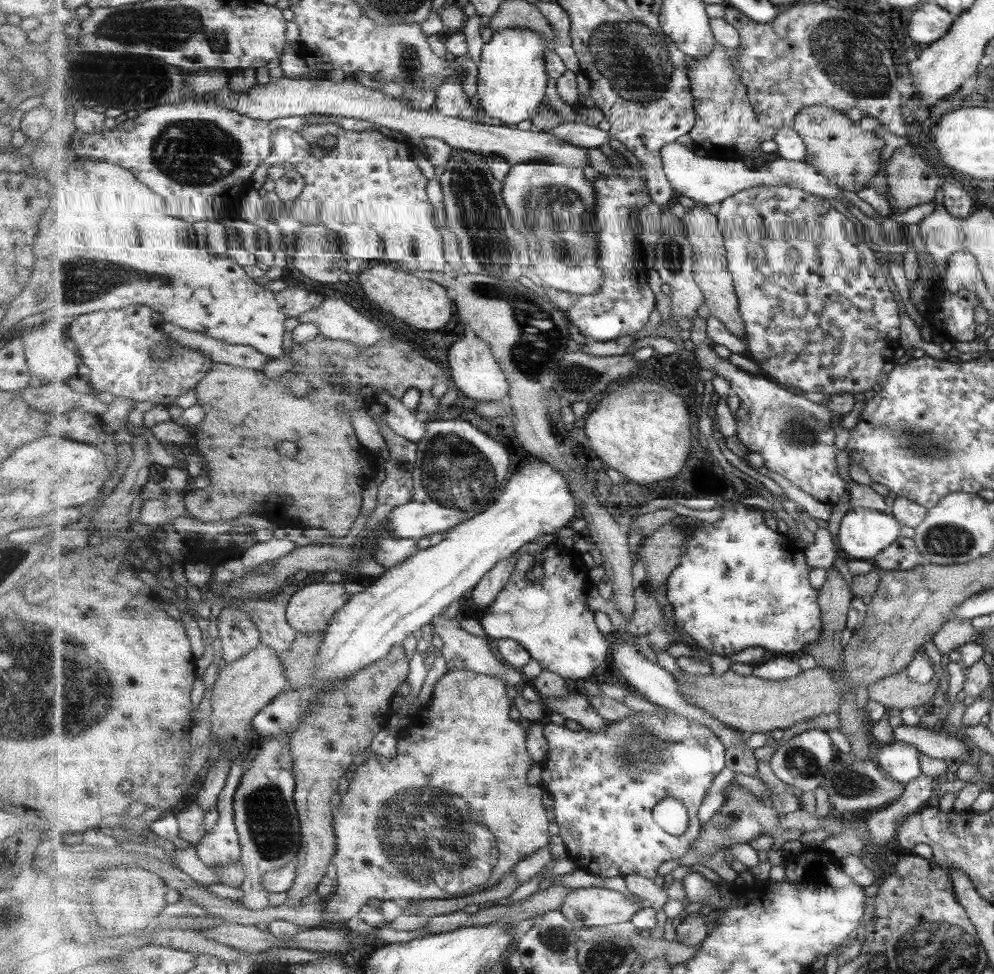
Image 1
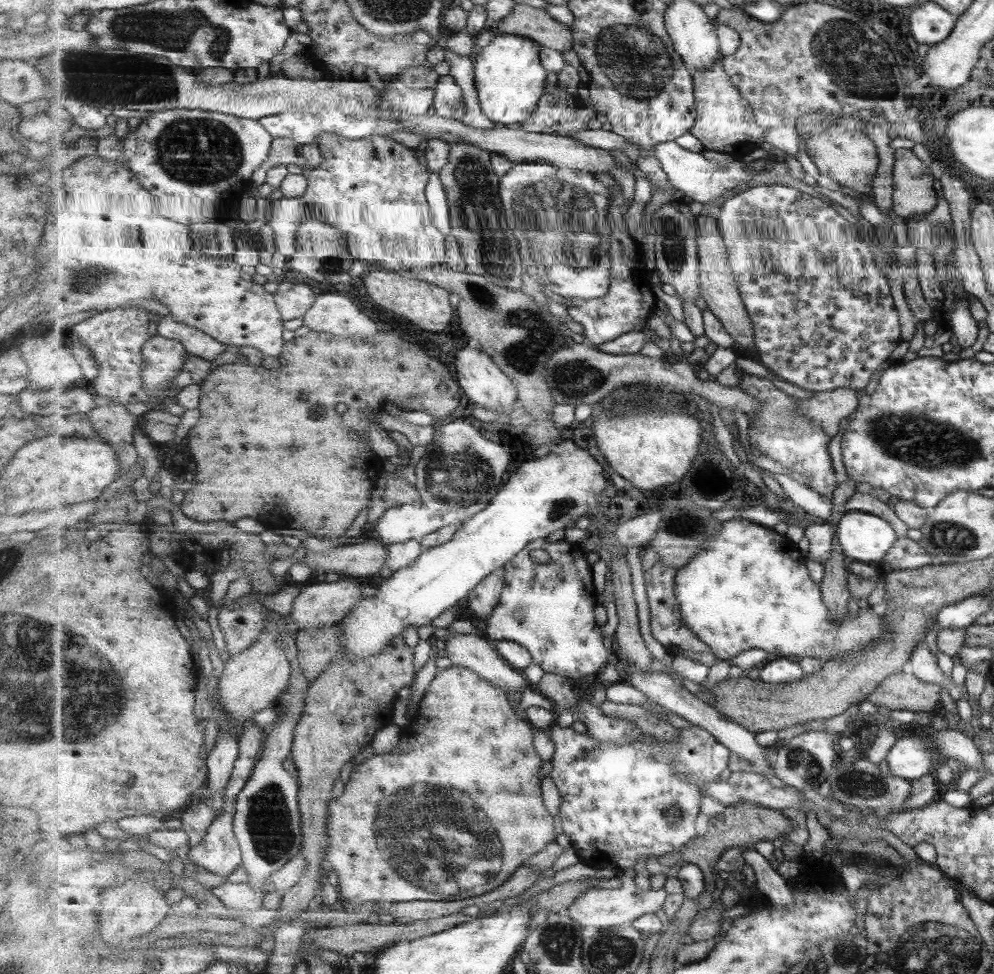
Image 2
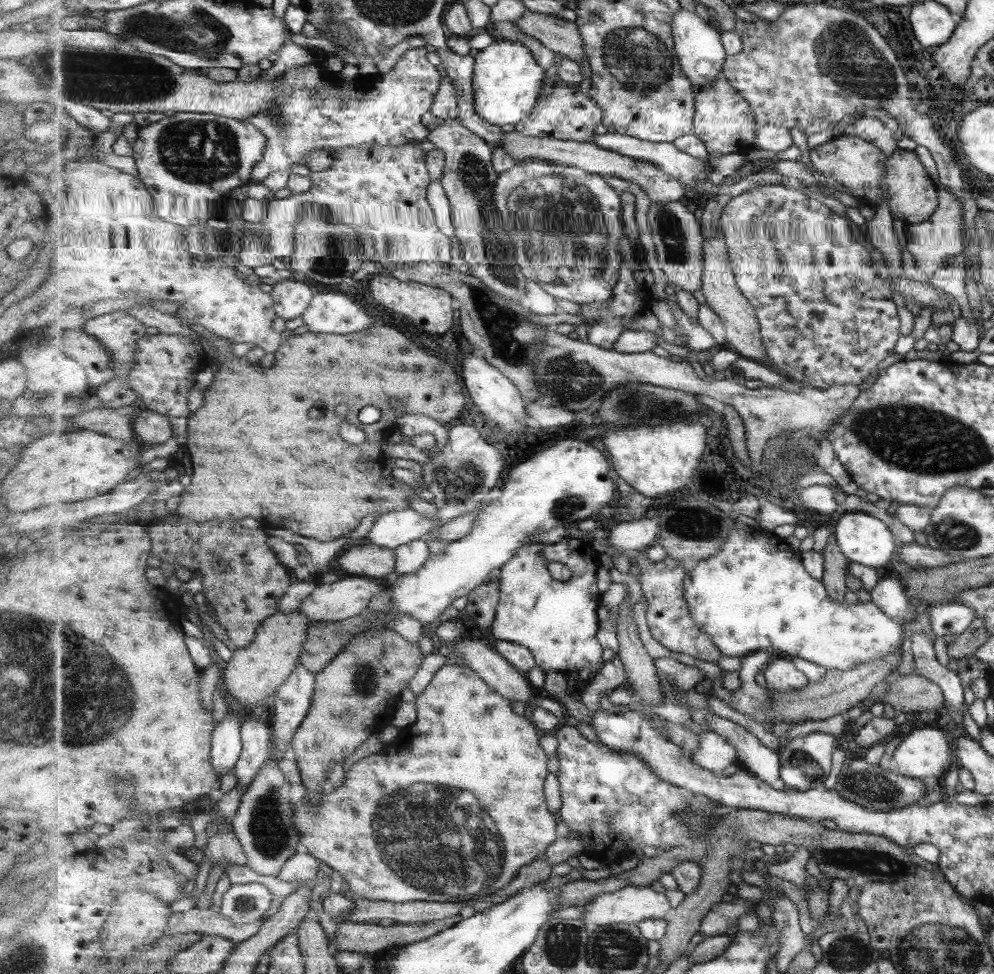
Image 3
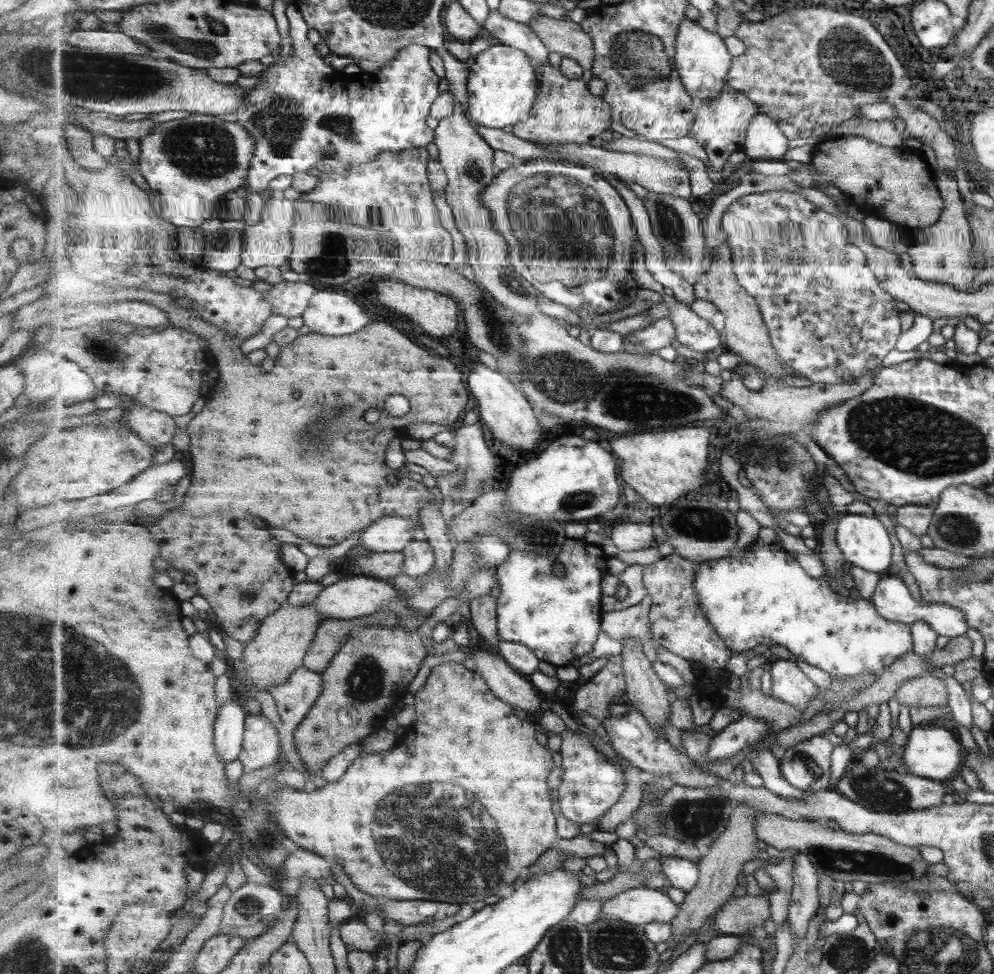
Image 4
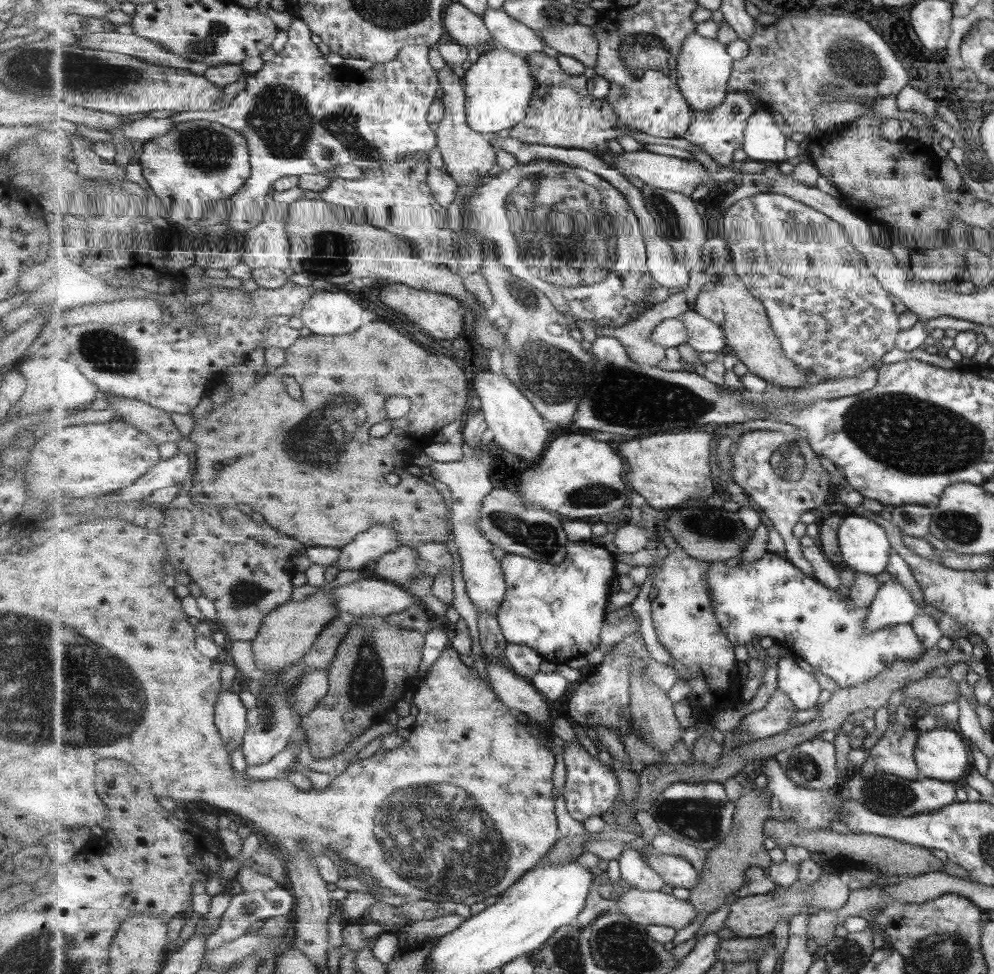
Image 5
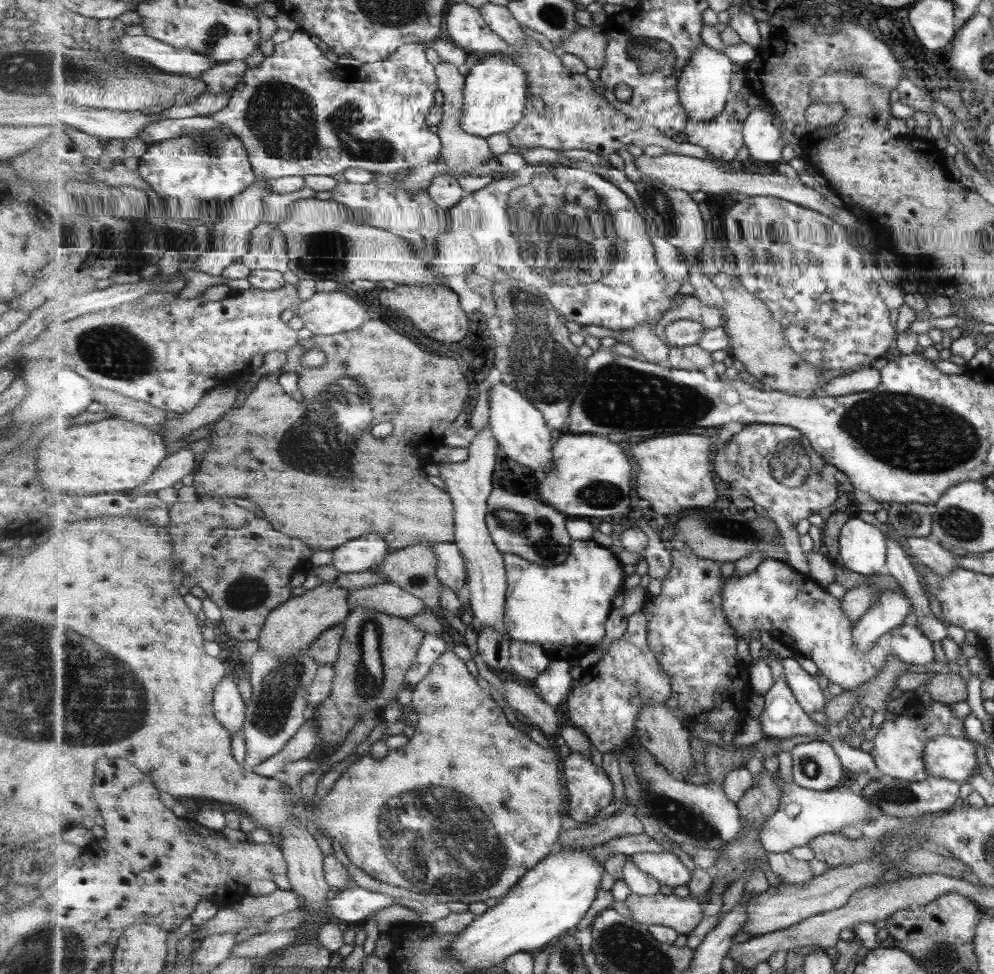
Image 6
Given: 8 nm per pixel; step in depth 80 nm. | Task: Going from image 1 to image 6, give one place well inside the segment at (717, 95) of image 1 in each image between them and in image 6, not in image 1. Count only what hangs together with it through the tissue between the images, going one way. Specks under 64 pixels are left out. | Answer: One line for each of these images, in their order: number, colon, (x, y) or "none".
2: (726, 122)
3: (725, 122)
4: (721, 127)
5: (720, 132)
6: (723, 137)

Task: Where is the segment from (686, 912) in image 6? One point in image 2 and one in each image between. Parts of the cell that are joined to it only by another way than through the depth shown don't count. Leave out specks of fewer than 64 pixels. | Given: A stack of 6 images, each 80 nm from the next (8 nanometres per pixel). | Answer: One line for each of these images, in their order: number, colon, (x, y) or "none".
2: (618, 907)
3: (633, 904)
4: (642, 905)
5: (644, 907)

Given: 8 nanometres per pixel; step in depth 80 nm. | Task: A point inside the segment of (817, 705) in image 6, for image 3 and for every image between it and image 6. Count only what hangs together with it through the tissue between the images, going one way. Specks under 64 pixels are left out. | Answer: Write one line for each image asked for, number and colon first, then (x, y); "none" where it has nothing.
3: (782, 675)
4: (790, 684)
5: (800, 686)

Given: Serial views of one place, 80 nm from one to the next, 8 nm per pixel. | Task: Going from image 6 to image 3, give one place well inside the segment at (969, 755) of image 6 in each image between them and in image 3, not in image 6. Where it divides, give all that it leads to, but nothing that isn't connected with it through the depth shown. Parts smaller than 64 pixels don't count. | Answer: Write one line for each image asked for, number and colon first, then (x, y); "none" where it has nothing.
3: (927, 752)
4: (936, 753)
5: (941, 755)

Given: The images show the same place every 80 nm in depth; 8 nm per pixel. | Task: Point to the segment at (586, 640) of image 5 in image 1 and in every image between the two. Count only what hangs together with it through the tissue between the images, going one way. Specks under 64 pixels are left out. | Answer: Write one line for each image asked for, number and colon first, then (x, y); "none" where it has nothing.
1: (550, 618)
2: (549, 608)
3: (557, 620)
4: (558, 616)

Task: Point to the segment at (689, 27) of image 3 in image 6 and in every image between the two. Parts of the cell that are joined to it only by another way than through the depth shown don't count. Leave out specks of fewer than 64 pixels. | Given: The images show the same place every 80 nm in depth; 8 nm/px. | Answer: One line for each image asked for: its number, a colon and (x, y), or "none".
4: (703, 60)
5: (705, 66)
6: (705, 87)

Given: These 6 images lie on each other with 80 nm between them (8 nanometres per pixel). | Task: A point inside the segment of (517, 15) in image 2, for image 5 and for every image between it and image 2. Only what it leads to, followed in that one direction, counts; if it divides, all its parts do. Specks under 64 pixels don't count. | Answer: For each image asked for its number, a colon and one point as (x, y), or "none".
3: (561, 36)
4: (568, 38)
5: (577, 40)

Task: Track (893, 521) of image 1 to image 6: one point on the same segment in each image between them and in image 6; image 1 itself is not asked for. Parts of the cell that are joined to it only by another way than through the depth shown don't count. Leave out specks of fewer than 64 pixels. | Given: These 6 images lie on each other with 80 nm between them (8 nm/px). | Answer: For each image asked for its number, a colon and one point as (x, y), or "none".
2: (865, 538)
3: (864, 540)
4: (865, 543)
5: (864, 545)
6: (862, 547)

